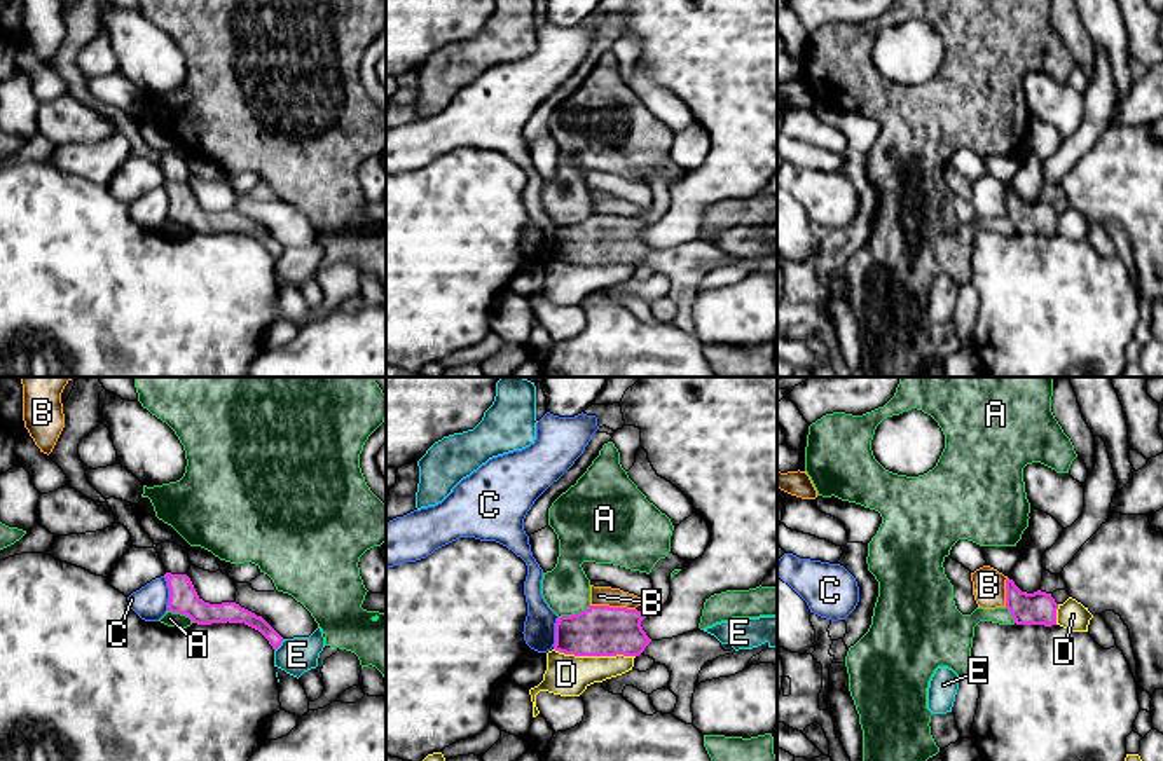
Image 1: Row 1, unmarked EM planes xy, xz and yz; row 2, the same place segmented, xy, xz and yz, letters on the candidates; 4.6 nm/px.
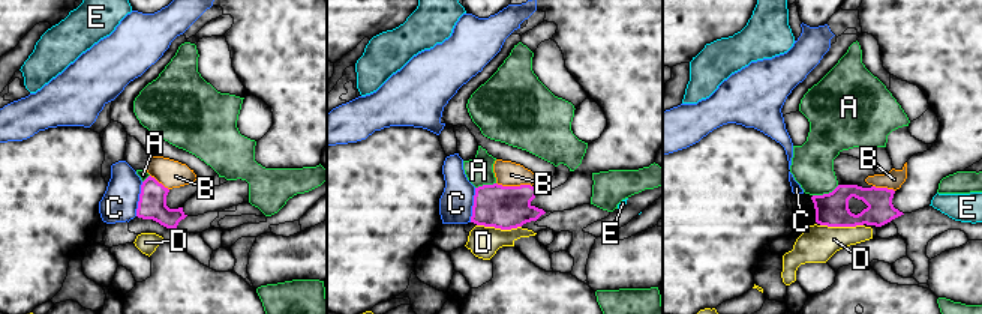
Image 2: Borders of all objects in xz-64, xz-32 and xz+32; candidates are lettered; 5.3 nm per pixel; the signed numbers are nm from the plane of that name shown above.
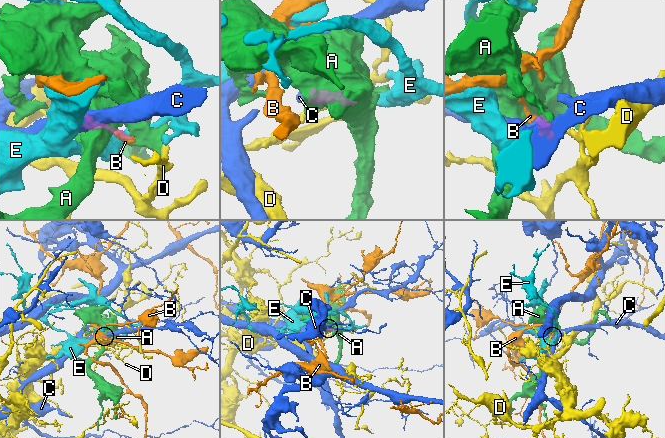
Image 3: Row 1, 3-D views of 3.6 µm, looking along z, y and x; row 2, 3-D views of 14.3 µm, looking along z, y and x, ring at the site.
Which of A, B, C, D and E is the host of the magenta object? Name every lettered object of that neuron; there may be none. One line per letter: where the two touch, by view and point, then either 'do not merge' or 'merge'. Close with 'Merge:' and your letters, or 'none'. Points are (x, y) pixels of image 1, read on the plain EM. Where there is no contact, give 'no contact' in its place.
A: contact xz (573, 224); merge
B: contact xz (613, 217); do not merge
C: contact xy (170, 203); do not merge
D: contact xz (594, 264); do not merge
E: contact xy (280, 253); do not merge
Merge: A

